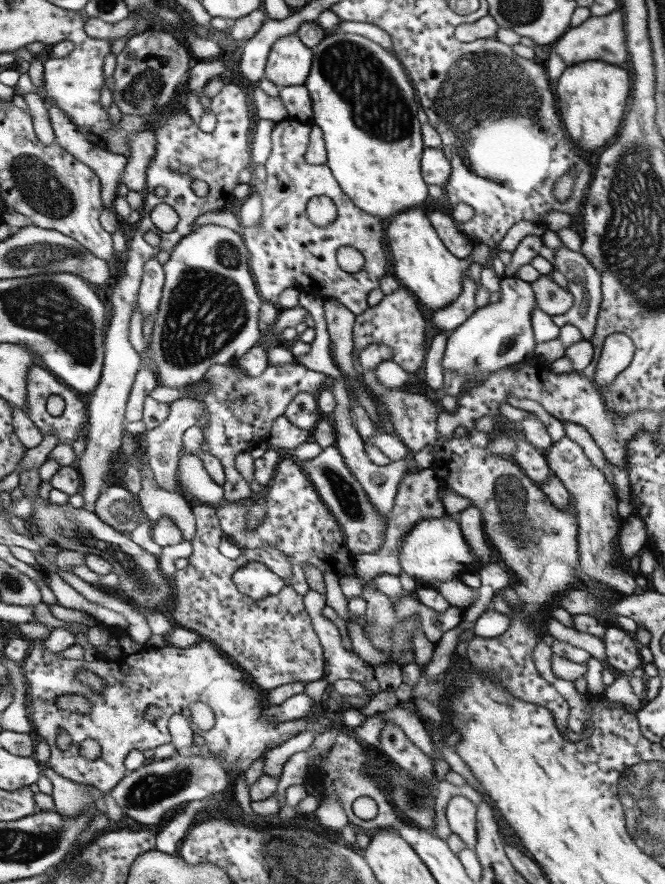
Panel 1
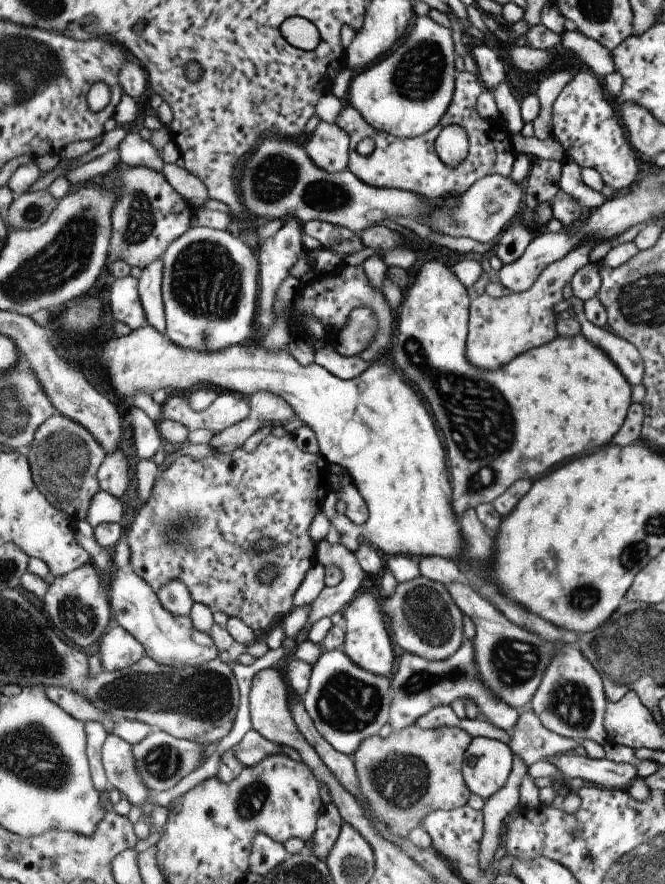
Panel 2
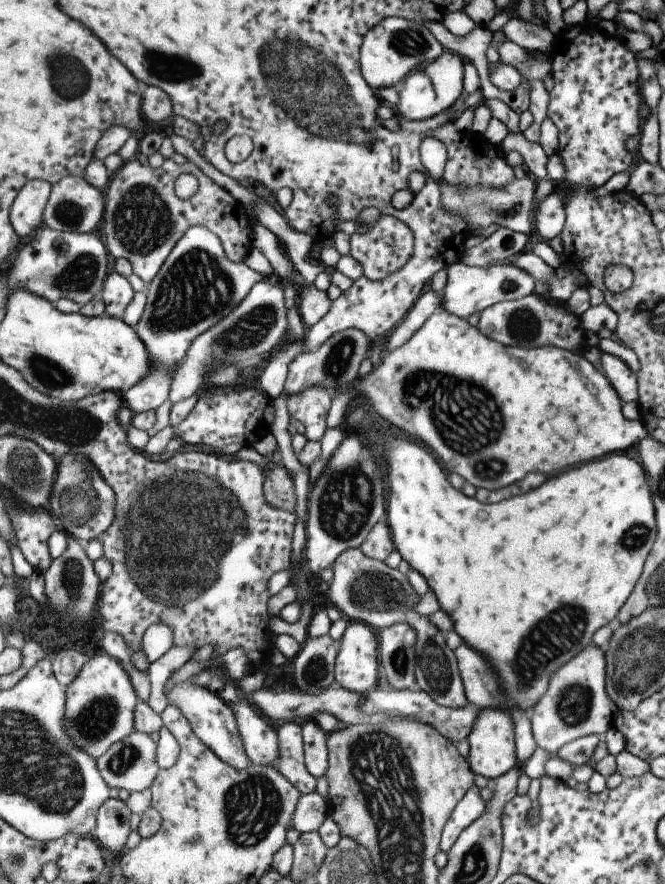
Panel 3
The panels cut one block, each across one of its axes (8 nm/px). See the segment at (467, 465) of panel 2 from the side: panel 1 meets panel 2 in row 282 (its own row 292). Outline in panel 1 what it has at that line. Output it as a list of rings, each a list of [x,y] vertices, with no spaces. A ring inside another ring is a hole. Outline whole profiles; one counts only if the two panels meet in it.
[[[415,206],[415,210],[407,210],[401,216],[395,216],[393,222],[387,226],[387,236],[395,256],[395,274],[407,290],[415,292],[421,304],[437,312],[455,304],[455,300],[463,296],[465,276],[473,262],[469,258],[457,258],[457,254],[453,254],[449,246],[439,238],[429,220],[427,206]]]

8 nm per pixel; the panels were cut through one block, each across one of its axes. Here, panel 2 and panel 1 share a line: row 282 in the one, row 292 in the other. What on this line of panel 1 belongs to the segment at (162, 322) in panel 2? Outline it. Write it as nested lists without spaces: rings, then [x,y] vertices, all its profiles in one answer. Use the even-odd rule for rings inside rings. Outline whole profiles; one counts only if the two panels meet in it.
[[[157,258],[149,260],[145,266],[145,278],[141,284],[141,294],[139,294],[139,304],[137,304],[141,308],[143,322],[145,318],[159,314],[163,292],[165,292],[165,282],[167,282],[165,264],[161,264]]]

